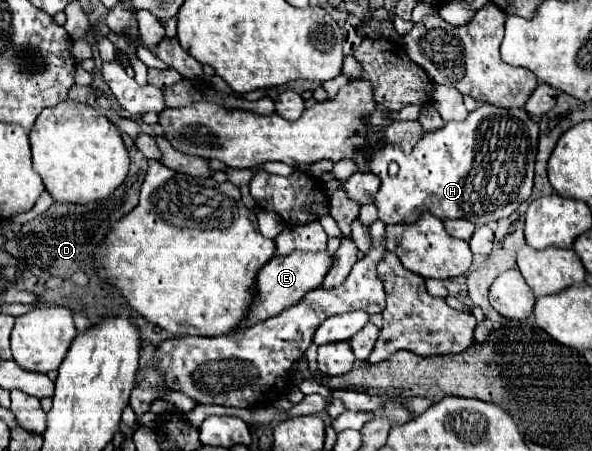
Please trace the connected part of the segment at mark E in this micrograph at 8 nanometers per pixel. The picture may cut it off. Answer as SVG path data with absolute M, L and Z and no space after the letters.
M326 250L324 252L292 252L288 256L274 256L260 270L258 300L256 300L256 304L252 304L252 316L248 320L244 320L244 324L240 324L240 328L258 324L258 322L274 316L276 312L282 312L284 308L290 308L292 304L300 302L300 298L304 294L308 294L312 288L320 288L320 284L330 268L332 268L332 256Z

